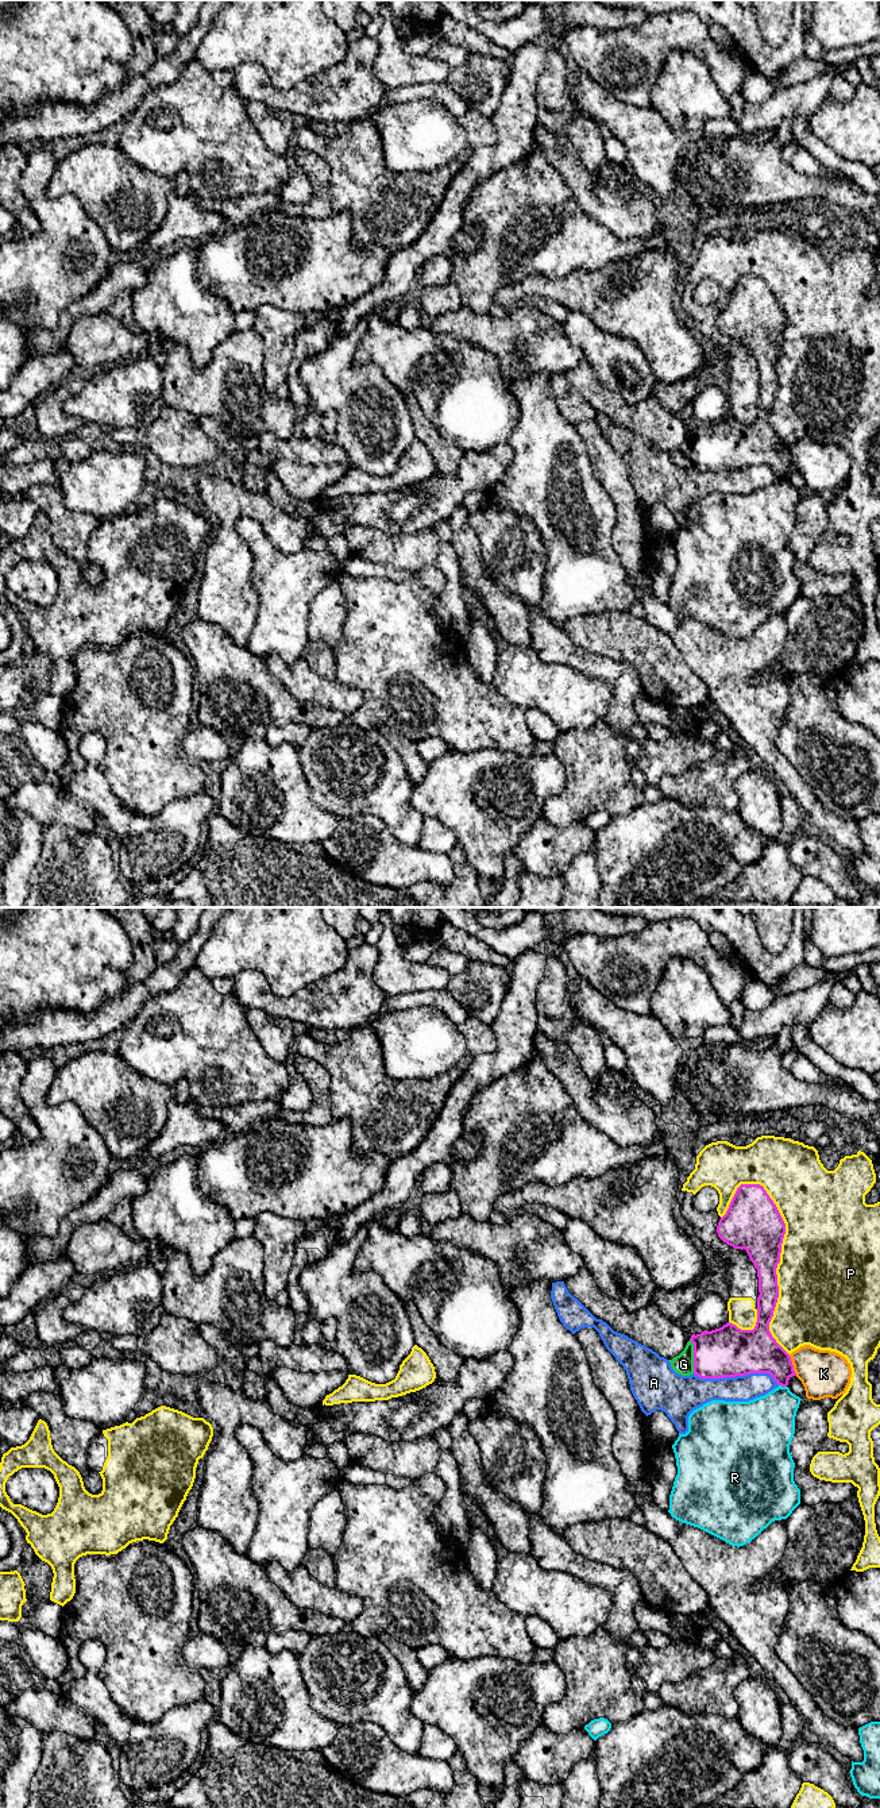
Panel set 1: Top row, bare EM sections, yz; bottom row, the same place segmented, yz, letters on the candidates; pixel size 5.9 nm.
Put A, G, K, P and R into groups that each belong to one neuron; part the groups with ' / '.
A / G / K / P / R

